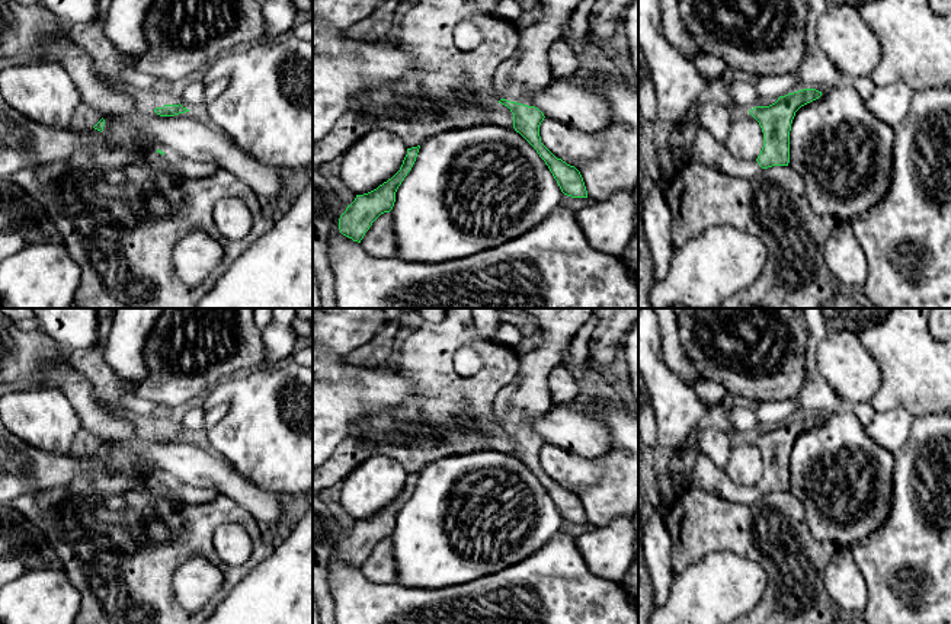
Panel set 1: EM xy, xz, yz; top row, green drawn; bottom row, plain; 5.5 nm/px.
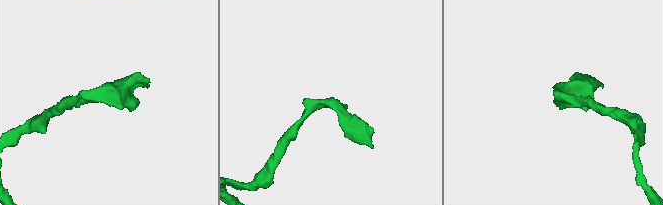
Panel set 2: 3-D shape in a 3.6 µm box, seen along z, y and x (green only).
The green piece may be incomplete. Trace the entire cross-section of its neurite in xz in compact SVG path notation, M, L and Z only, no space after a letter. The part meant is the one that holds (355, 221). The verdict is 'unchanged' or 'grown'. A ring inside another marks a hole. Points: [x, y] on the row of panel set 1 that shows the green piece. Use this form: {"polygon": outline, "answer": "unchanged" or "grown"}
{"polygon": "M420 145L407 148L400 170L377 189L356 195L339 218L339 230L343 236L361 243L372 223L384 212L390 212L396 202L396 192L412 170Z", "answer": "unchanged"}

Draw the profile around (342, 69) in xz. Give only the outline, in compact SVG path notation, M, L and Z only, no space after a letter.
M313 16L313 141L321 140L330 132L359 93L371 92L385 84L396 84L414 70L414 57L393 45L388 36L366 42L349 39L345 31L332 29L326 22Z

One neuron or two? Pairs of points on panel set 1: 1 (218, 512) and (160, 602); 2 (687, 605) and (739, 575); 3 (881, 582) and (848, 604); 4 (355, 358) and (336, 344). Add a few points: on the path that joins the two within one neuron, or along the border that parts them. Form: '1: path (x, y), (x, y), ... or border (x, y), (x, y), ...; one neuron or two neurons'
1: path (195, 531), (160, 566), (160, 579); one neuron
2: path (700, 601), (726, 585); one neuron
3: border (854, 559), (867, 589), (867, 604), (864, 608); two neurons
4: border (377, 333), (345, 357); two neurons

